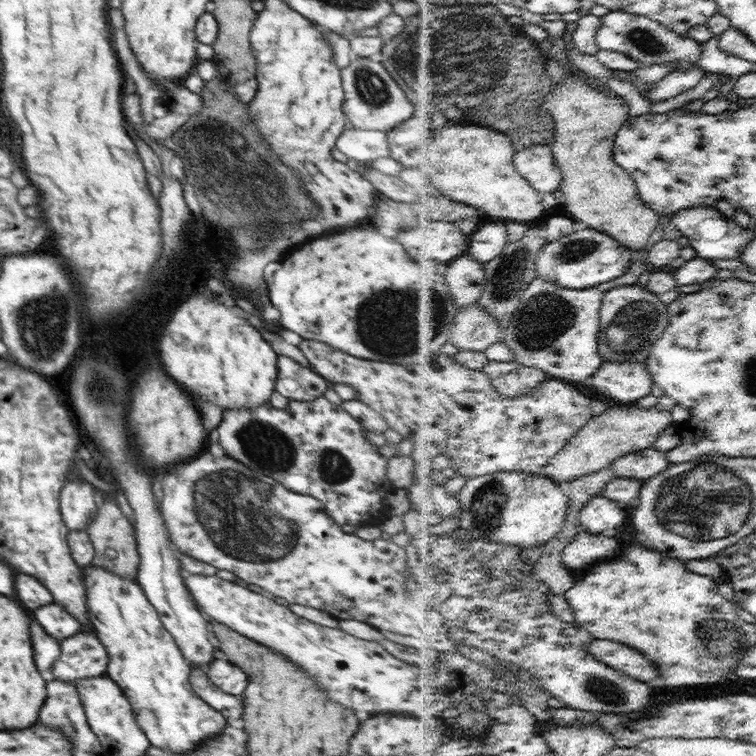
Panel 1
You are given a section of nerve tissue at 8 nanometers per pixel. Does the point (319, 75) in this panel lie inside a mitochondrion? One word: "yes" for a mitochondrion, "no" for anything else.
no

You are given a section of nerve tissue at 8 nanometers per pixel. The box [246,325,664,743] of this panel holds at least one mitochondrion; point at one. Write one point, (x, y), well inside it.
(487, 501)

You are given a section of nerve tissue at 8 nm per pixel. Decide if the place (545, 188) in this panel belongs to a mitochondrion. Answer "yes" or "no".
no

